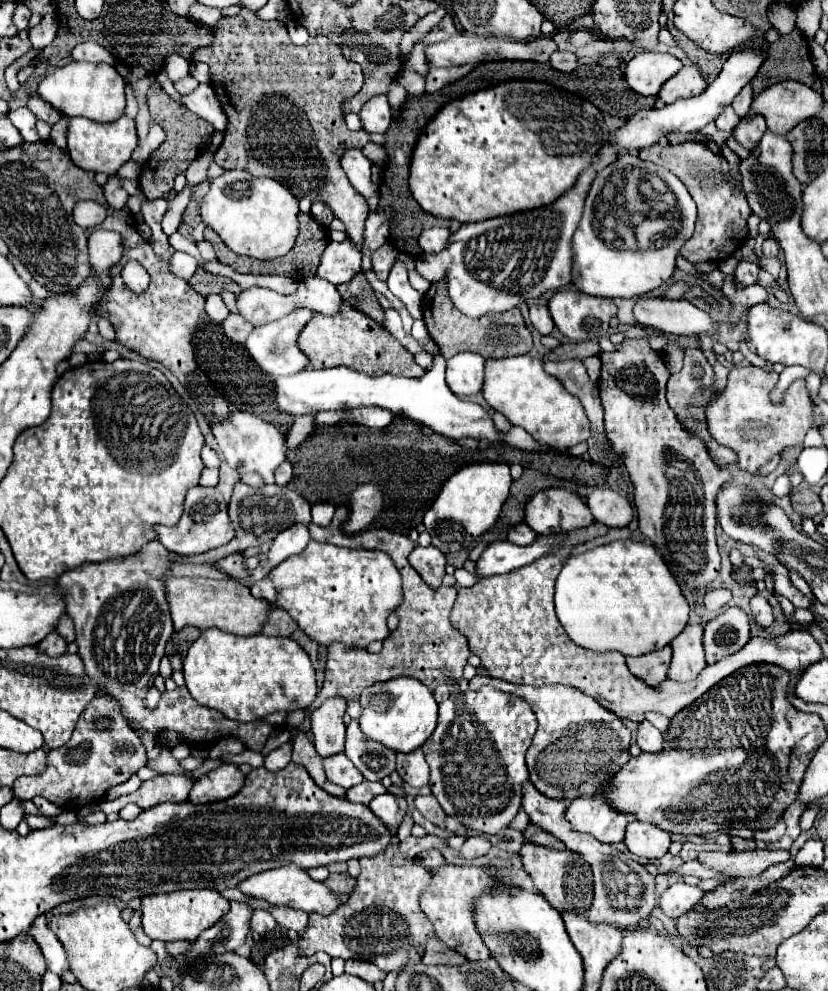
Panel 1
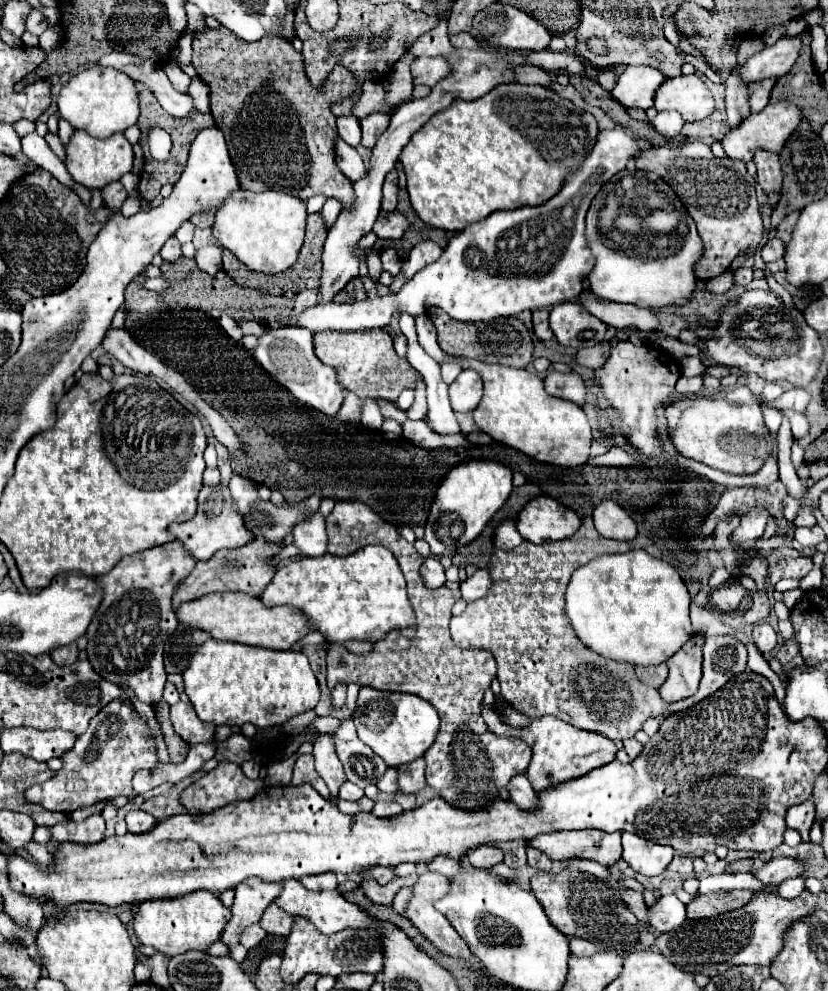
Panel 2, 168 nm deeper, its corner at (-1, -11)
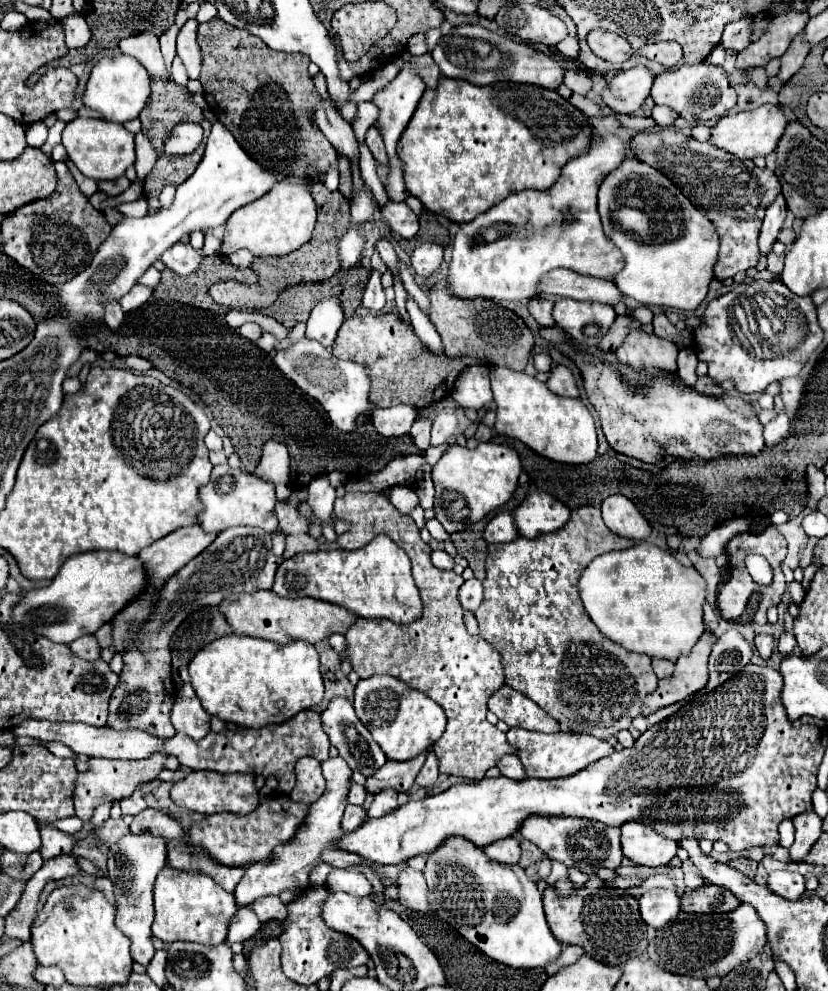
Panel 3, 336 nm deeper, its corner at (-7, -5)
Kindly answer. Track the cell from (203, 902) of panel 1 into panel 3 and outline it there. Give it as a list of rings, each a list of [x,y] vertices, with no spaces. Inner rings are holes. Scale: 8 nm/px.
[[[165,866],[155,882],[155,922],[153,936],[171,942],[199,942],[199,944],[223,944],[227,938],[229,922],[235,916],[237,904],[233,894],[225,892],[211,876],[203,872],[179,872]]]

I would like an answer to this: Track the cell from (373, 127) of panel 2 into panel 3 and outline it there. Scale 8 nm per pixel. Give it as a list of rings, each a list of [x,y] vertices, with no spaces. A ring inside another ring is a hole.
[[[373,124],[369,130],[367,130],[367,136],[365,136],[365,142],[367,146],[371,148],[373,156],[377,162],[381,164],[387,164],[387,154],[385,154],[385,144],[383,144],[383,136],[379,132],[379,128]]]

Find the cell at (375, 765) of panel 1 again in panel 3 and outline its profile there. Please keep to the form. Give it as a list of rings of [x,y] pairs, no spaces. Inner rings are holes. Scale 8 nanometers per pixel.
[[[345,698],[331,700],[327,710],[321,712],[321,720],[323,720],[323,730],[327,732],[331,744],[339,750],[339,756],[343,756],[343,760],[349,764],[351,770],[357,770],[365,778],[369,778],[387,762],[387,756],[379,748],[379,744],[371,738],[371,732],[367,732],[367,728],[359,722],[359,718],[353,710],[353,704],[347,702]]]

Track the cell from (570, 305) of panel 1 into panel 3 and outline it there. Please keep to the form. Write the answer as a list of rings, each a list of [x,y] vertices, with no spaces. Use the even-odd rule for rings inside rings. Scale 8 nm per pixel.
[[[561,298],[553,308],[557,326],[583,346],[597,346],[609,332],[615,316],[617,314],[611,310],[611,306],[599,306],[597,302],[579,302],[573,298]]]

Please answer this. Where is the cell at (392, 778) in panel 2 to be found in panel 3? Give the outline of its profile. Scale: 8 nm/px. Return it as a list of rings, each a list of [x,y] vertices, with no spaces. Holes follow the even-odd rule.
[[[427,752],[407,762],[393,762],[393,760],[385,762],[385,766],[375,772],[375,776],[367,778],[367,784],[365,784],[367,792],[381,792],[383,788],[395,788],[397,792],[407,792],[413,786],[415,776],[419,774],[425,762],[425,756]]]

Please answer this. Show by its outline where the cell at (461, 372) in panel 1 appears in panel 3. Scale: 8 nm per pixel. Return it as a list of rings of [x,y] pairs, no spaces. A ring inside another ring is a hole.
[[[475,364],[467,366],[455,380],[451,396],[463,408],[483,408],[493,400],[489,388],[489,366]]]

